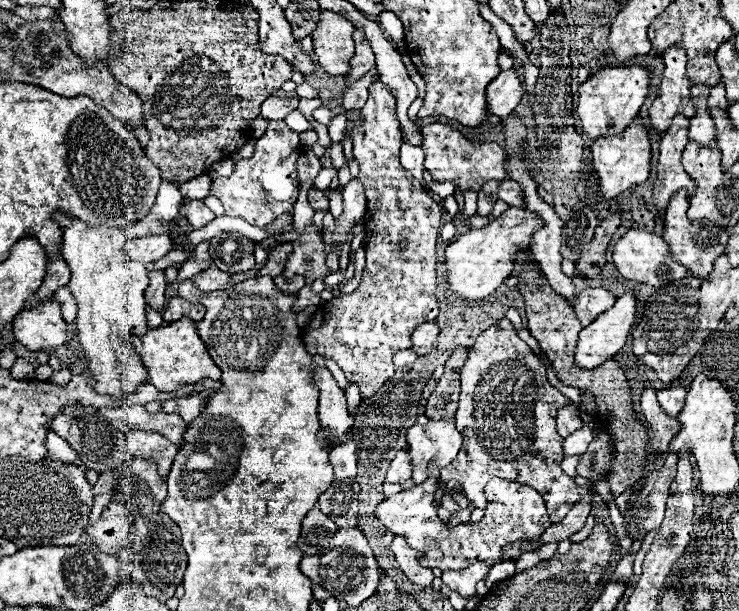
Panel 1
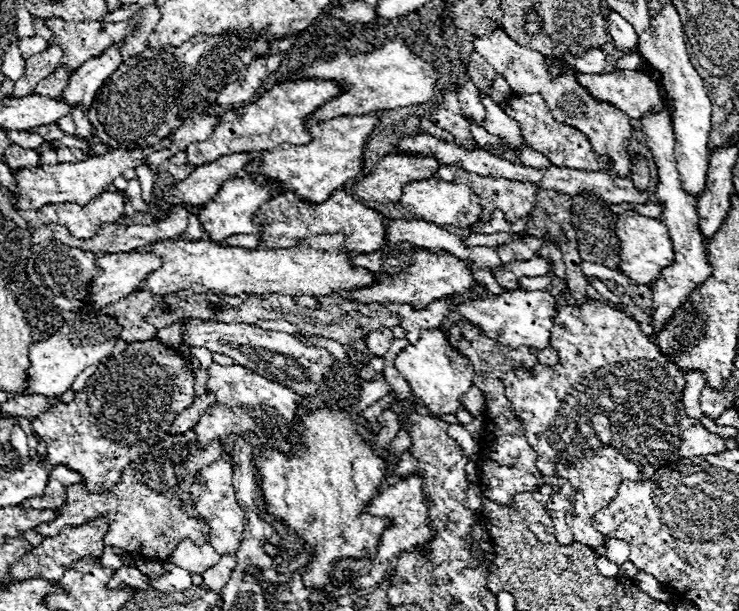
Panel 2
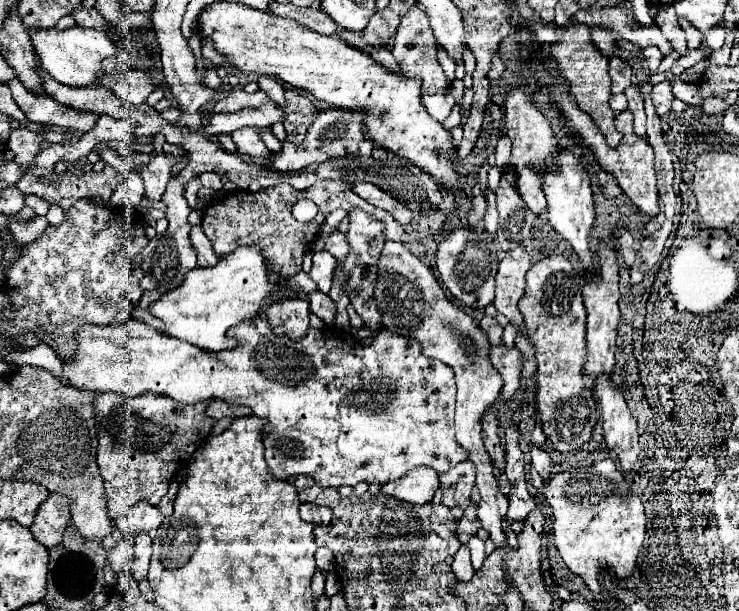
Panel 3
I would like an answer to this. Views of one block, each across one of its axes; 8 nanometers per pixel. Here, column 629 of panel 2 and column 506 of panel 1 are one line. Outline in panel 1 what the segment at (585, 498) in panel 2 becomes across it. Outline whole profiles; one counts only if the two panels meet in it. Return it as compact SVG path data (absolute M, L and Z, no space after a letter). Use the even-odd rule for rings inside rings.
M508 318L484 330L470 350L460 374L462 392L456 412L456 428L464 436L462 448L450 466L440 470L440 486L458 482L474 508L486 508L484 486L490 478L504 478L530 486L546 502L552 524L558 524L572 504L588 496L588 486L578 486L560 468L564 438L556 430L556 412L570 400L546 378L546 366L532 348L518 338Z

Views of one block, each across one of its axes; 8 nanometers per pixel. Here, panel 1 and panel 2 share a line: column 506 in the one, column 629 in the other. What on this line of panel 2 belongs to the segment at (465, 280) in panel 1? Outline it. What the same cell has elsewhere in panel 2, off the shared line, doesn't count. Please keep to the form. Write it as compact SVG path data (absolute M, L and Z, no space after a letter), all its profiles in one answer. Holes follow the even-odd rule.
M626 210L624 214L618 216L616 232L620 240L620 252L622 252L620 270L624 276L634 280L636 284L650 286L654 280L658 280L662 268L674 262L674 248L672 248L672 240L670 240L670 234L664 222L642 216L636 210Z

